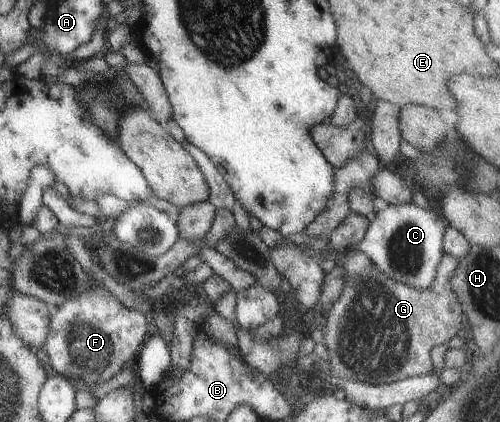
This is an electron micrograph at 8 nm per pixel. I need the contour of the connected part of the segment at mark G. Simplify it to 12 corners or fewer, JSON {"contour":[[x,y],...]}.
{"contour":[[299,231],[344,285],[319,319],[326,370],[385,385],[435,371],[464,327],[442,252],[431,287]]}

